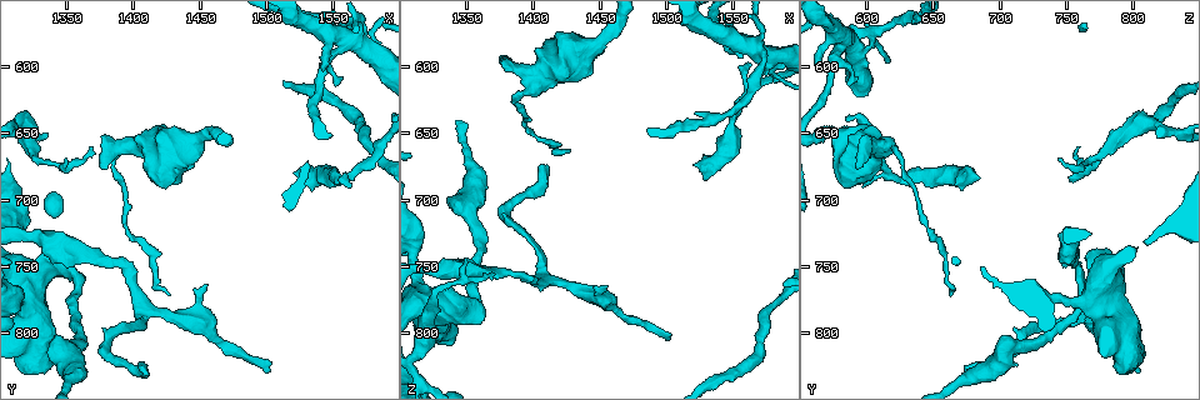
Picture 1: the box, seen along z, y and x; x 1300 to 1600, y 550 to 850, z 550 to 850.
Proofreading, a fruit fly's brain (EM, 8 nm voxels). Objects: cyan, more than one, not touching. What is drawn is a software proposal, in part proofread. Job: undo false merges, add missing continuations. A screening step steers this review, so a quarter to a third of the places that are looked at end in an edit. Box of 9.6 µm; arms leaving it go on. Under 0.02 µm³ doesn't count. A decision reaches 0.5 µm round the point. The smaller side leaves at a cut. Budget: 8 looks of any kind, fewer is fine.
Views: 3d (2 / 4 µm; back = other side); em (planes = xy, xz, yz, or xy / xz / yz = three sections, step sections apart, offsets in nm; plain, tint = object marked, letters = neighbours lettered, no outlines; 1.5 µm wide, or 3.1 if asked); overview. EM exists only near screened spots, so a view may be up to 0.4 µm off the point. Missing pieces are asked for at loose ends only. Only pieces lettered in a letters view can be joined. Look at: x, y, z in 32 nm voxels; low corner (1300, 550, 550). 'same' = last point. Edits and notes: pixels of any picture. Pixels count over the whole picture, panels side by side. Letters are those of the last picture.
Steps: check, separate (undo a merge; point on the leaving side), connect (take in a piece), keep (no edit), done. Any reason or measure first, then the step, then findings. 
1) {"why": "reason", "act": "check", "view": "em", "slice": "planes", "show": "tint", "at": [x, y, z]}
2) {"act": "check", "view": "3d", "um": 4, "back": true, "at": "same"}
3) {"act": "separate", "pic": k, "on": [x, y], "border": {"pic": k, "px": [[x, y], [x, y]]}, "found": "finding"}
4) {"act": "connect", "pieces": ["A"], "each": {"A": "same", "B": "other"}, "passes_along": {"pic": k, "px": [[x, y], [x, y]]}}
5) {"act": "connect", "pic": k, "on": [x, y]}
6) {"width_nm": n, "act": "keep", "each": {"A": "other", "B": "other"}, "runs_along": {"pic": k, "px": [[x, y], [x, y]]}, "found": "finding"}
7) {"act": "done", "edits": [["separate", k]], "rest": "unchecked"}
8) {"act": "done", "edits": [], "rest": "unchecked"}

{"why": "free end", "act": "check", "view": "3d", "um": 2, "at": [1378, 676, 592]}

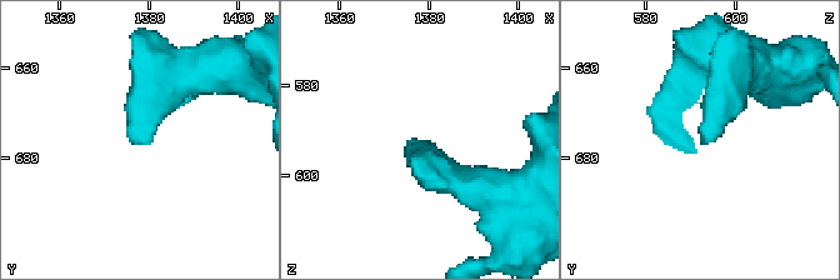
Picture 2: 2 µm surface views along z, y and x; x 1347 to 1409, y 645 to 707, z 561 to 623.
{"why": "shape alone is not enough", "act": "check", "view": "em", "slice": "planes", "show": "letters", "at": [1377, 676, 593]}

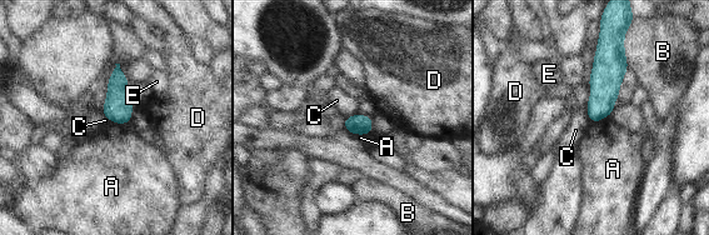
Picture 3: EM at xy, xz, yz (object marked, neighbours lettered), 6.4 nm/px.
{"act": "keep", "each": {"A": "other", "B": "other", "C": "other", "D": "other", "E": "other"}, "border": {"pic": 3, "px": [[357, 113], [345, 118]]}, "found": "no lettered piece goes on from it"}

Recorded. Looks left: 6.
{"why": "long arm stops here", "act": "check", "view": "em", "slice": "planes", "show": "letters", "at": [1404, 826, 674]}

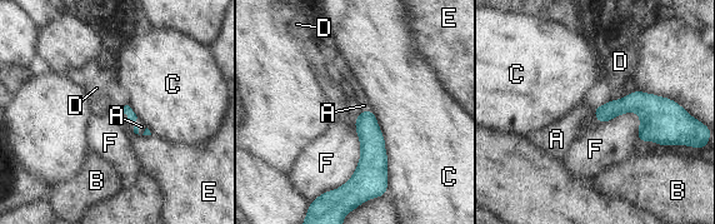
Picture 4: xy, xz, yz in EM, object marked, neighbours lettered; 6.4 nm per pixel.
{"act": "connect", "pieces": ["A"], "each": {"A": "same", "B": "other", "C": "other", "D": "other", "E": "other", "F": "other"}, "passes_along": {"pic": 4, "px": [[126, 109], [135, 125], [141, 127]]}, "found": "it goes on there"}

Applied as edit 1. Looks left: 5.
{"why": "free end", "act": "check", "view": "3d", "um": 2, "at": [1370, 660, 758]}

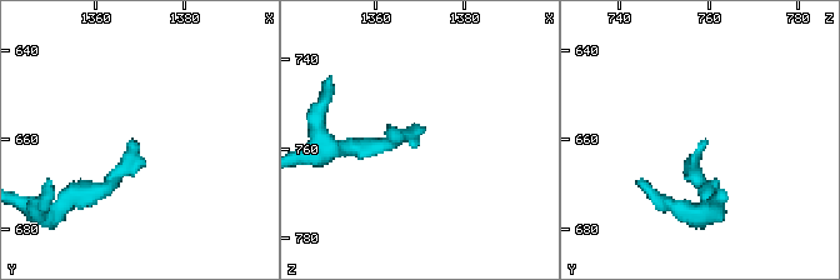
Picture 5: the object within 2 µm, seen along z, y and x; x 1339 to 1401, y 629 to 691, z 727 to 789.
{"act": "check", "view": "em", "slice": "planes", "show": "tint", "at": [1370, 661, 759]}

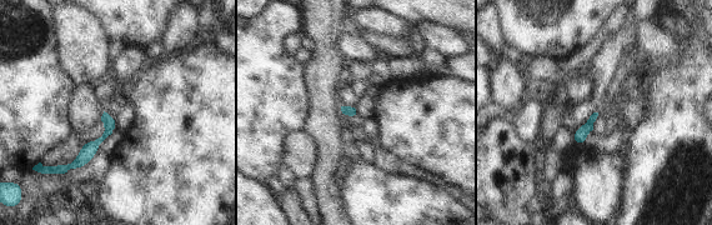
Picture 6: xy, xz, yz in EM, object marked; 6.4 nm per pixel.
{"act": "check", "view": "em", "slice": "planes", "show": "letters", "at": "same"}

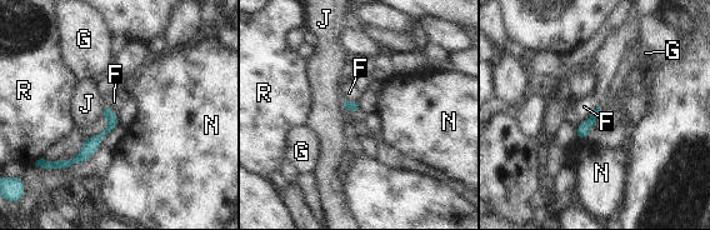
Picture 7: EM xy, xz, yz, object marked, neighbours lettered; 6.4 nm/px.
{"act": "keep", "each": {"F": "other", "G": "other", "J": "other", "N": "other", "R": "other"}, "runs_along": {"pic": 7, "px": [[115, 115], [76, 160], [65, 161]]}, "found": "no lettered piece goes on from it"}

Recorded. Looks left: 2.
{"act": "done", "edits": [["connect", 4]], "rest": "unchecked"}

